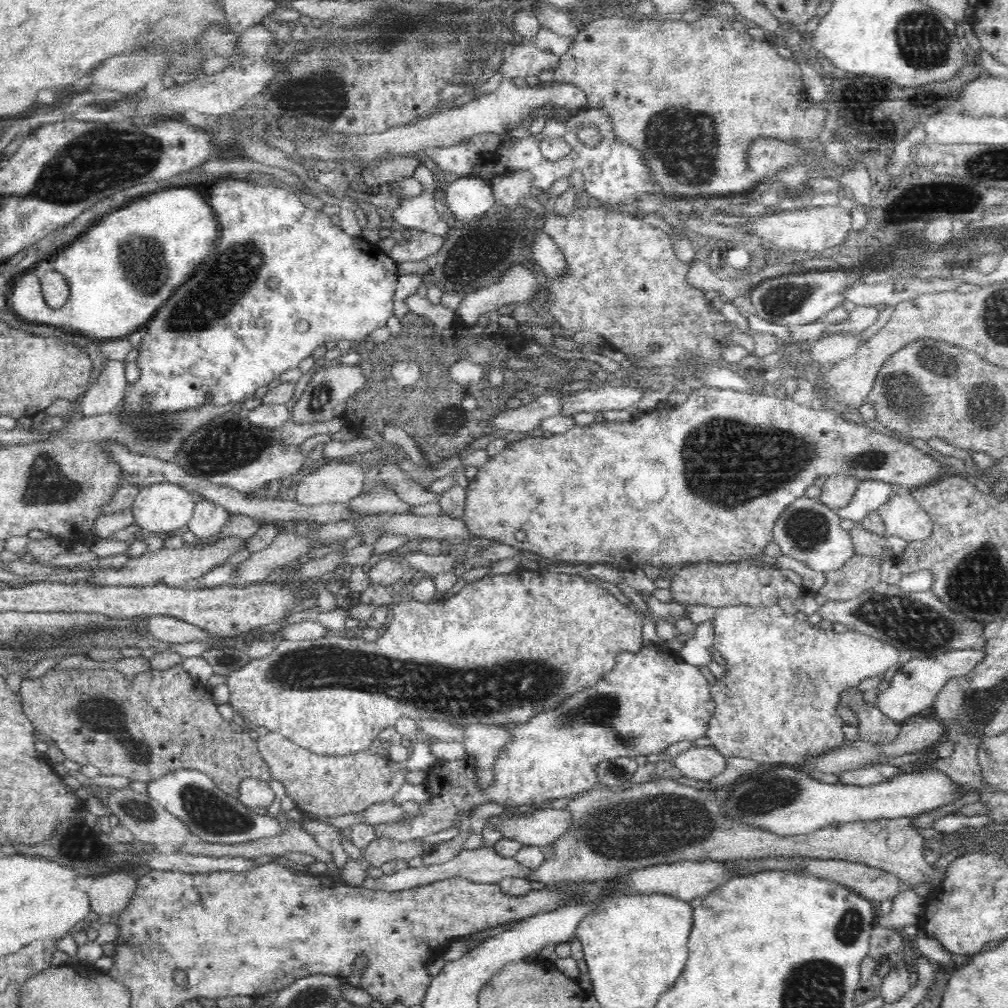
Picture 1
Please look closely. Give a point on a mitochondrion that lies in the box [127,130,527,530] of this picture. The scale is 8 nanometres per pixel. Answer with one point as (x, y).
(206, 302)

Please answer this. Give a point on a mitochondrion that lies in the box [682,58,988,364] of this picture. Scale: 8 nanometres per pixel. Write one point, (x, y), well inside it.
(914, 202)

